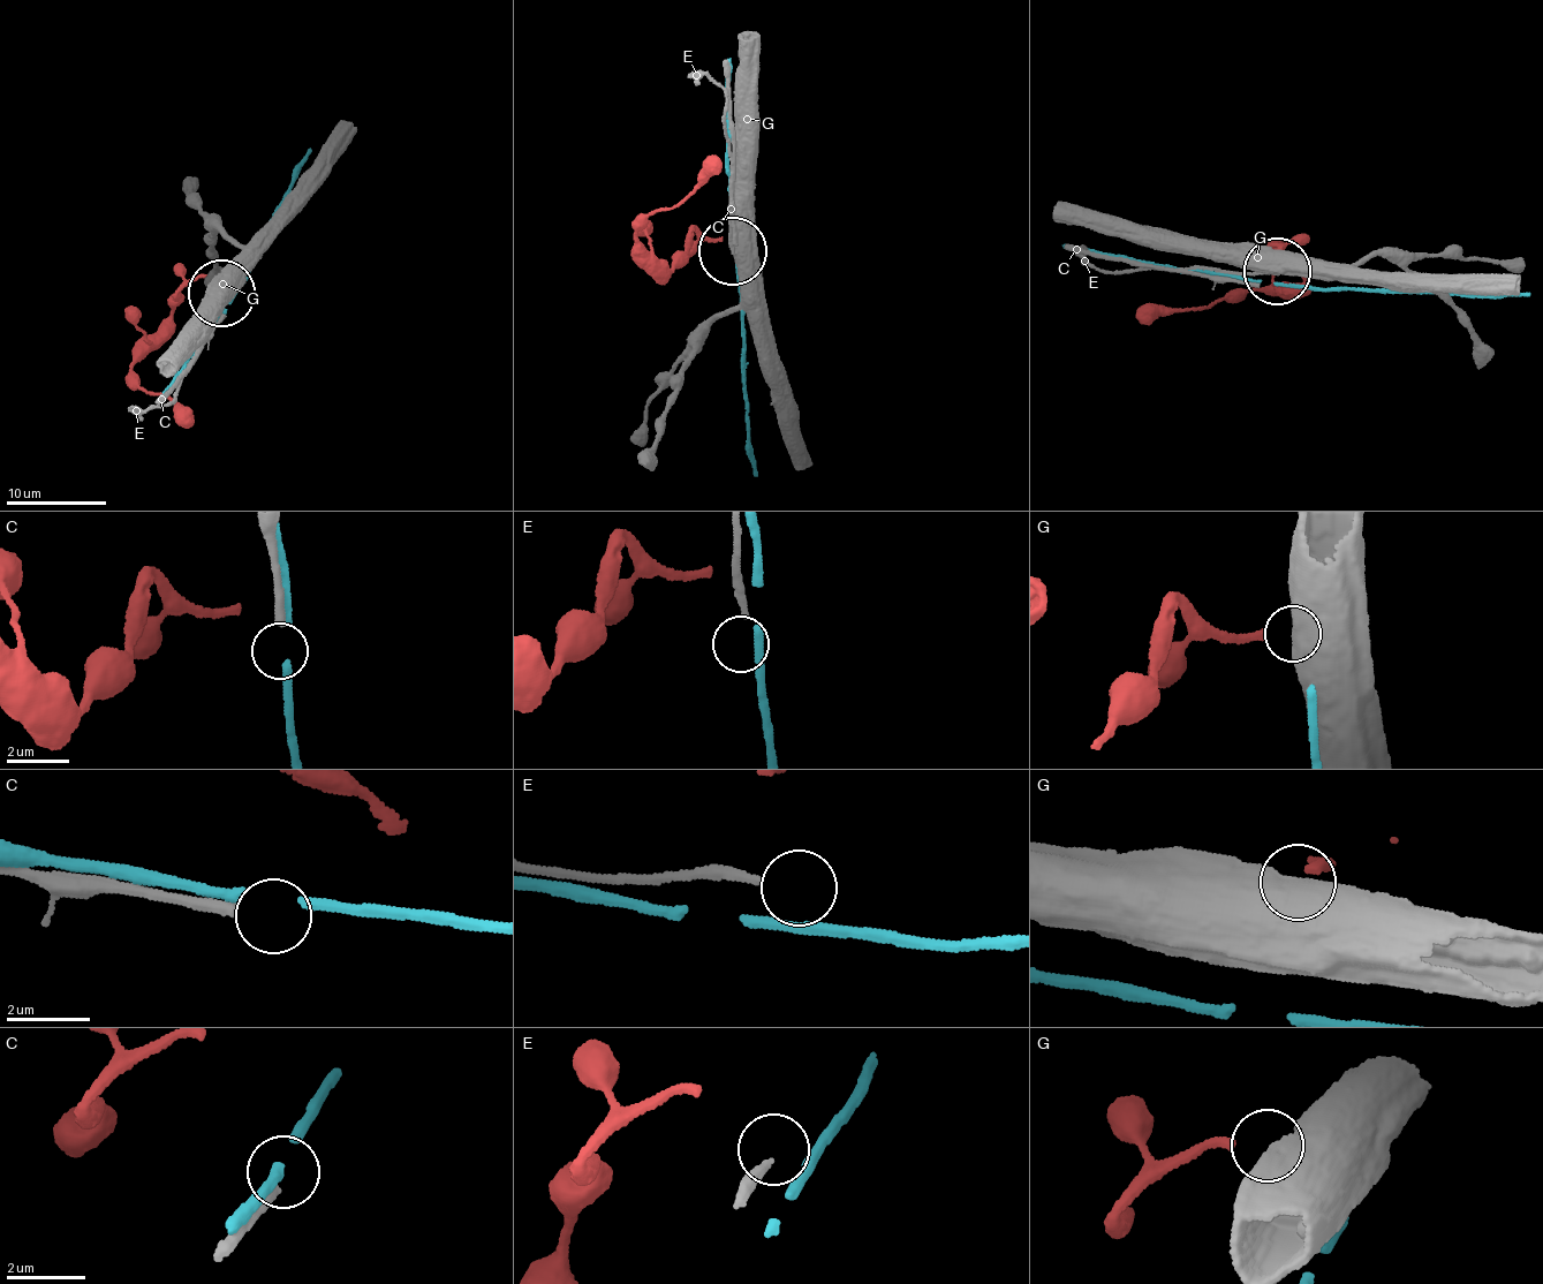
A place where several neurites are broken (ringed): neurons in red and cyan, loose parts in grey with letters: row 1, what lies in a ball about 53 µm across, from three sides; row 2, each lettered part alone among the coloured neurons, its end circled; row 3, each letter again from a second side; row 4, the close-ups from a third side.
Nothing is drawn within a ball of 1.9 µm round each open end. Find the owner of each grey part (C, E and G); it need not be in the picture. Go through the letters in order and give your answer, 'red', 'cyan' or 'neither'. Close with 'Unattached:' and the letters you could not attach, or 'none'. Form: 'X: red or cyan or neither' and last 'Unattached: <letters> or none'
C: neither
E: neither
G: red
Unattached: C, E

